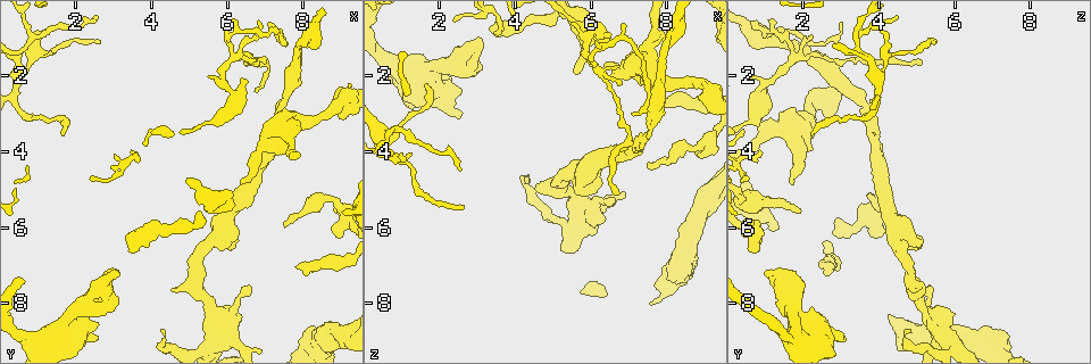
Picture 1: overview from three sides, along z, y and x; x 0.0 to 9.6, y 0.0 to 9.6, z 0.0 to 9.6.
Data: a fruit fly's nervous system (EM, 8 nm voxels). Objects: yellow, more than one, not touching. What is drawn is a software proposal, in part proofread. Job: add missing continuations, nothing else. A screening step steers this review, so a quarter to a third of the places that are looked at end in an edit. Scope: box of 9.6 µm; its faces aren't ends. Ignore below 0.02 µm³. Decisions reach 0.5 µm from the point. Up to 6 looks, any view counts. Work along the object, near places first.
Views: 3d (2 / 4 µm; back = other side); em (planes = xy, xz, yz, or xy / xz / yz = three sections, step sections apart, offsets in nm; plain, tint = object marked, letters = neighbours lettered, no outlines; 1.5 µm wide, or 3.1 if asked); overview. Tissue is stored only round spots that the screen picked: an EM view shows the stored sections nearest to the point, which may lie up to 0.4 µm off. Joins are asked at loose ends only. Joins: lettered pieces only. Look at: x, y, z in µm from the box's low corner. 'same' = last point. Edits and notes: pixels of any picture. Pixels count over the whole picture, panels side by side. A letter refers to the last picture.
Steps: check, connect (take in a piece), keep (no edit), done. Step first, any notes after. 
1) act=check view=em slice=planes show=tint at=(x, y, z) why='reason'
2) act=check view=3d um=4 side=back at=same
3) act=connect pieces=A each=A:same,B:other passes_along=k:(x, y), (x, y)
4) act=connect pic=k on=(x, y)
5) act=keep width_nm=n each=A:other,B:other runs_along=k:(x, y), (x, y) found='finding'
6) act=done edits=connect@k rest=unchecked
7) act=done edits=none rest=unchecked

act=check view=3d um=2 side=back at=(7.10, 0.65, 3.10) why='an open end'

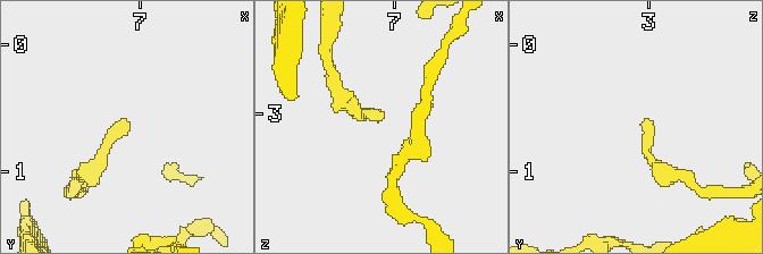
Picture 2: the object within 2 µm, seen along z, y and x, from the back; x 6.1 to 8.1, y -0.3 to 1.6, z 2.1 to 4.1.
act=check view=em slice=planes show=letters at=(7.08, 0.64, 3.04)

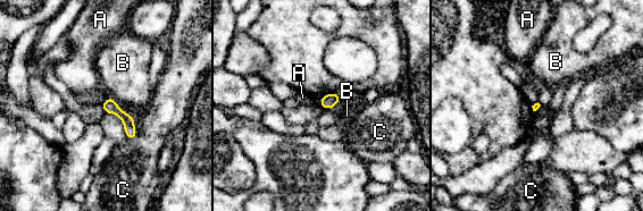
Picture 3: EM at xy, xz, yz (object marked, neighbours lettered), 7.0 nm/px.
act=keep each=A:other,B:other,C:other runs_along=3:(109, 101), (128, 121), (131, 136) found='no lettered piece goes on from it'

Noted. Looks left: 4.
act=check view=em slice=planes show=plain at=(7.75, 7.05, 2.75)

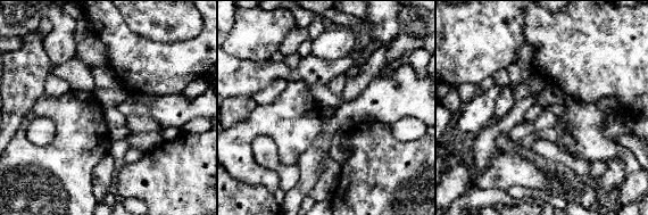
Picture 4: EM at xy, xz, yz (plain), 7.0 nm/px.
act=check view=em slice=planes show=letters at=same why='see the neighbours'

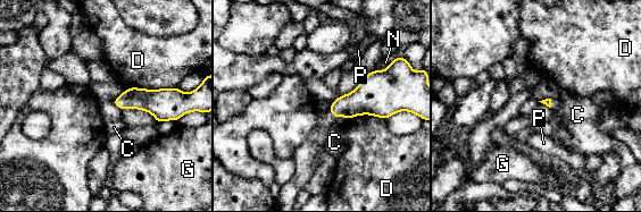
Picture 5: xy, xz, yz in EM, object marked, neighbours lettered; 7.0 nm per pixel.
act=keep each=C:other,D:other,G:other,N:other,P:other border=5:(336, 117), (346, 117), (348, 119) found='none of them fits'

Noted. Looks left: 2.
act=check view=3d um=4 at=(7.50, 5.95, 4.35) why='free end'

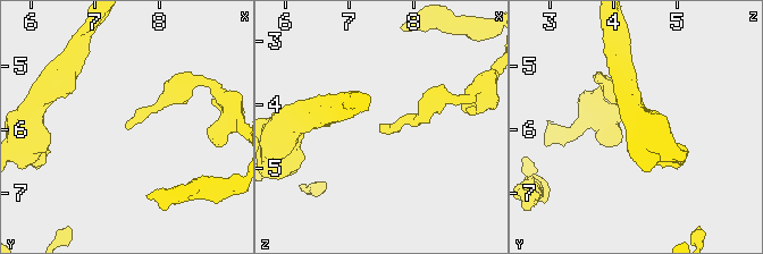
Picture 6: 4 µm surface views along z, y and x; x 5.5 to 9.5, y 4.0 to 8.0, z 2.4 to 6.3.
act=check view=em slice=planes show=letters at=(7.55, 6.00, 4.40) why='shape alone is not enough'

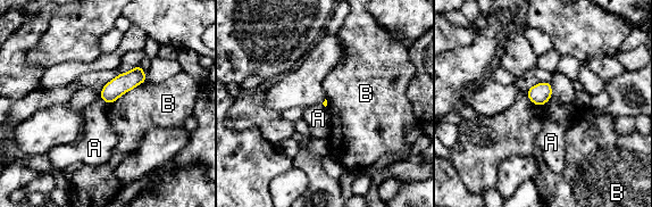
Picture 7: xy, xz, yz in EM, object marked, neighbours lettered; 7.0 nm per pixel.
act=keep each=A:other,B:other border=7:(145, 80), (125, 91), (109, 105) found='none of them fits'

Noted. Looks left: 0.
act=done edits=none rest=unchecked

